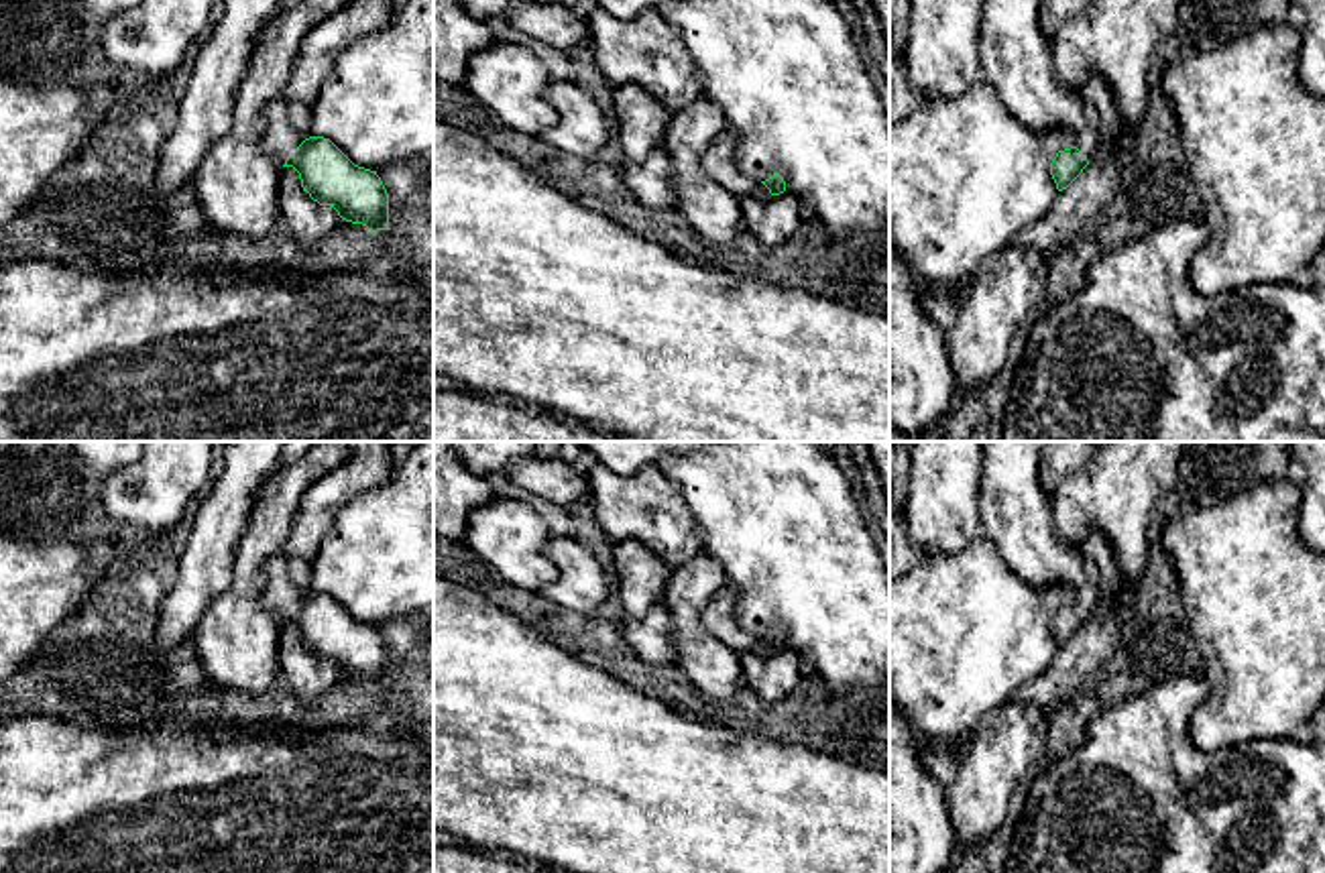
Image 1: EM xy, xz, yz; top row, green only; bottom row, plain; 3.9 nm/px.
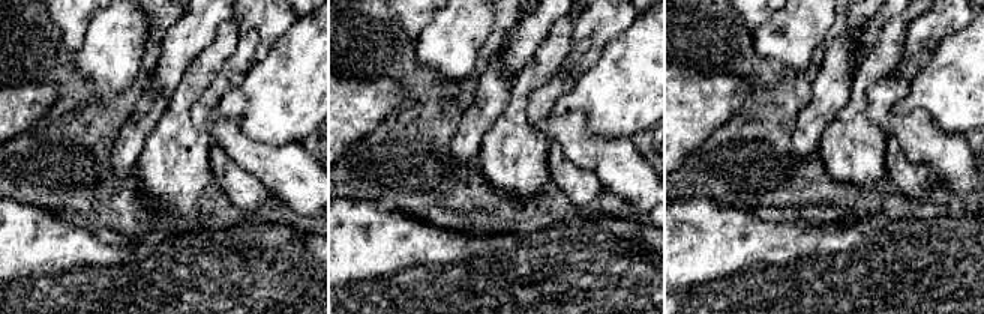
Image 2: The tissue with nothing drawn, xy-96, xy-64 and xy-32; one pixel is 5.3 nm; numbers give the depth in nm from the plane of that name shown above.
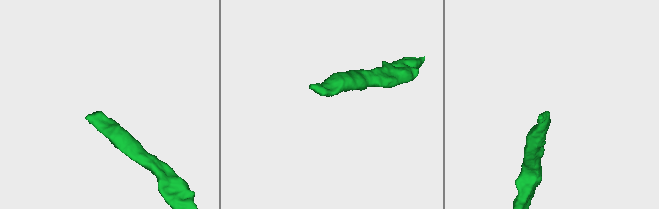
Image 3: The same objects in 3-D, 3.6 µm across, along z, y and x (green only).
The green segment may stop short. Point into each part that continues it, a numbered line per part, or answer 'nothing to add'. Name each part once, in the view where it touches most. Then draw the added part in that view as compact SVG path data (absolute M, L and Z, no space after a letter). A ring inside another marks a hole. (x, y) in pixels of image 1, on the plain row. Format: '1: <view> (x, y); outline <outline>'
1: xy (287, 578); outline M277 554L265 562L263 572L261 604L283 623L309 590L311 562Z

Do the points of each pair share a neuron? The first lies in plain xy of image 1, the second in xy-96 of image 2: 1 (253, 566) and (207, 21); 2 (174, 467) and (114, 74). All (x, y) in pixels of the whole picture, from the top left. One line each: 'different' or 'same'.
1: different
2: same

